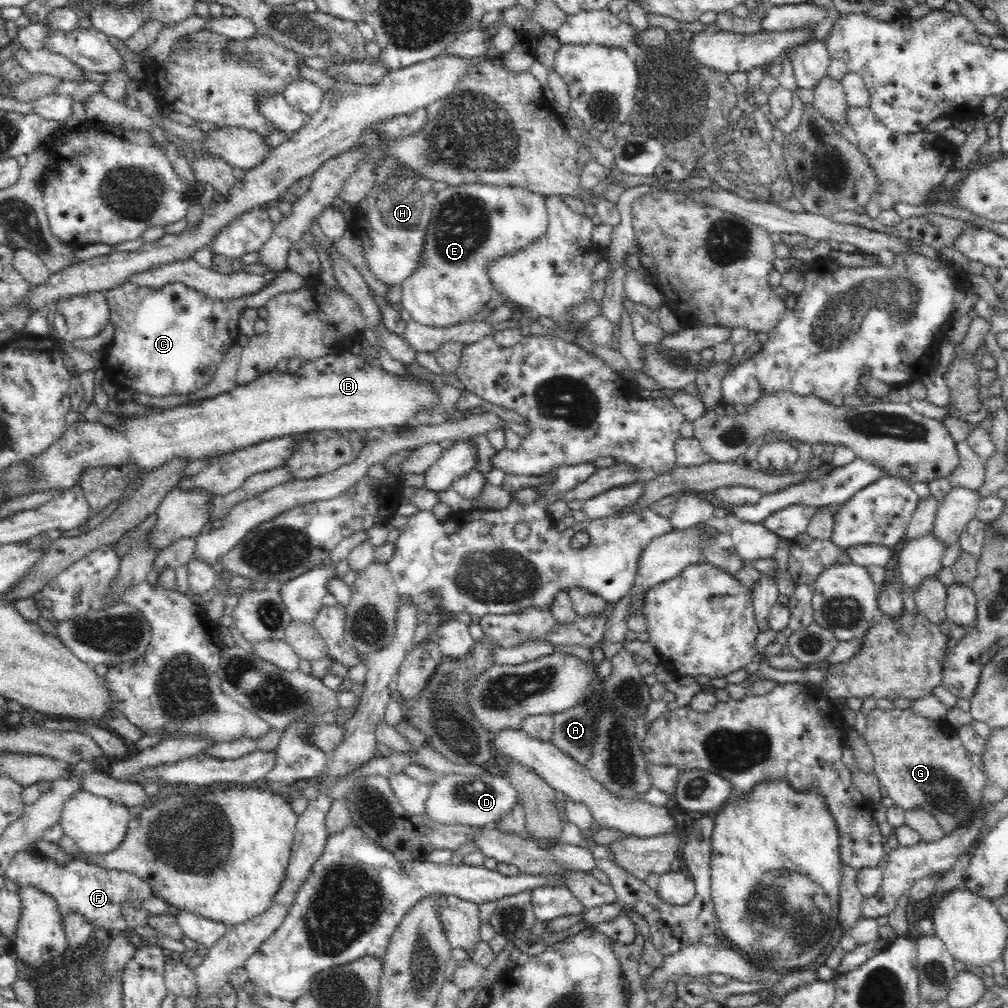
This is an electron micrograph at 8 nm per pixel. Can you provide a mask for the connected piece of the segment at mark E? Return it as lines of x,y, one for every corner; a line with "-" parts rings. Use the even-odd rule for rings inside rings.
469,182
456,186
448,186
444,190
440,190
436,194
436,202
431,214
431,219
427,224
426,232
424,233
424,240
421,250
420,258
417,260
415,269
401,282
402,298
401,304
404,310
411,314
411,320
425,326
432,326
438,328
452,327
458,324
470,323
474,321
474,316
486,309
486,304
492,300
498,293
494,283
490,280
490,273
488,273
488,266
502,258
502,256
510,256
518,250
524,250
526,246
534,244
538,238
542,238
546,234
548,228
548,213
545,207
545,197
541,194
536,194
528,189
513,186
500,186
496,184
486,184
483,182

